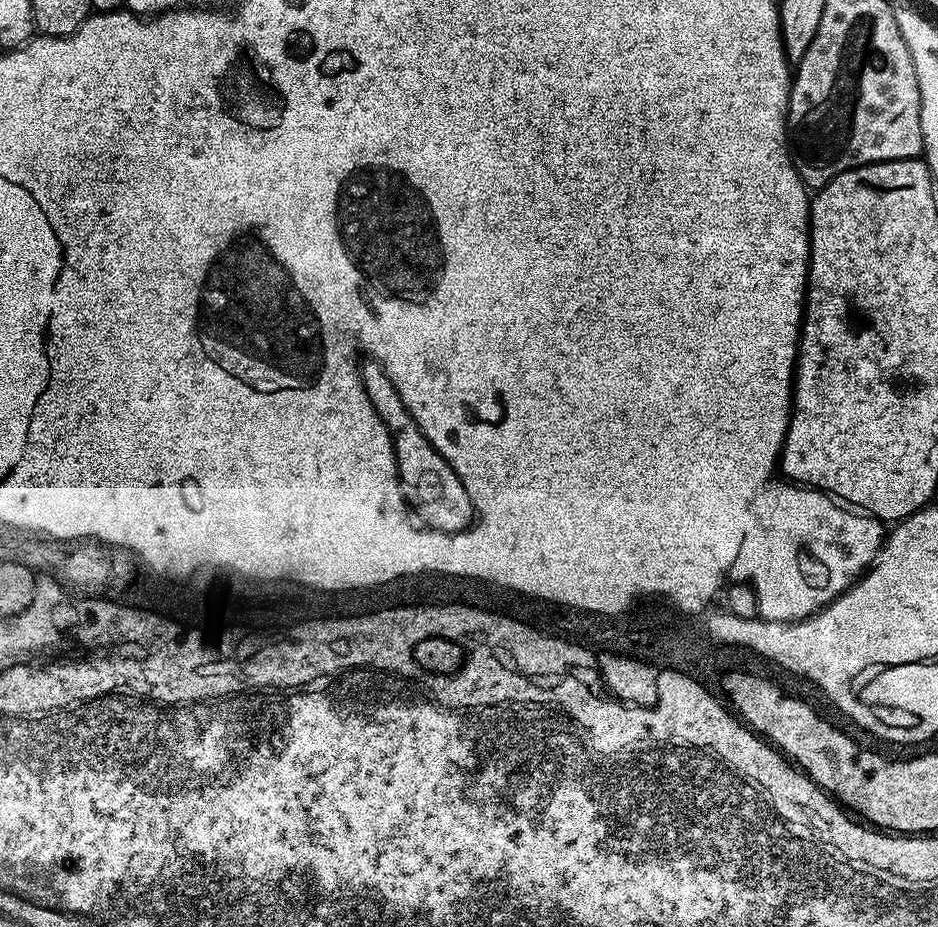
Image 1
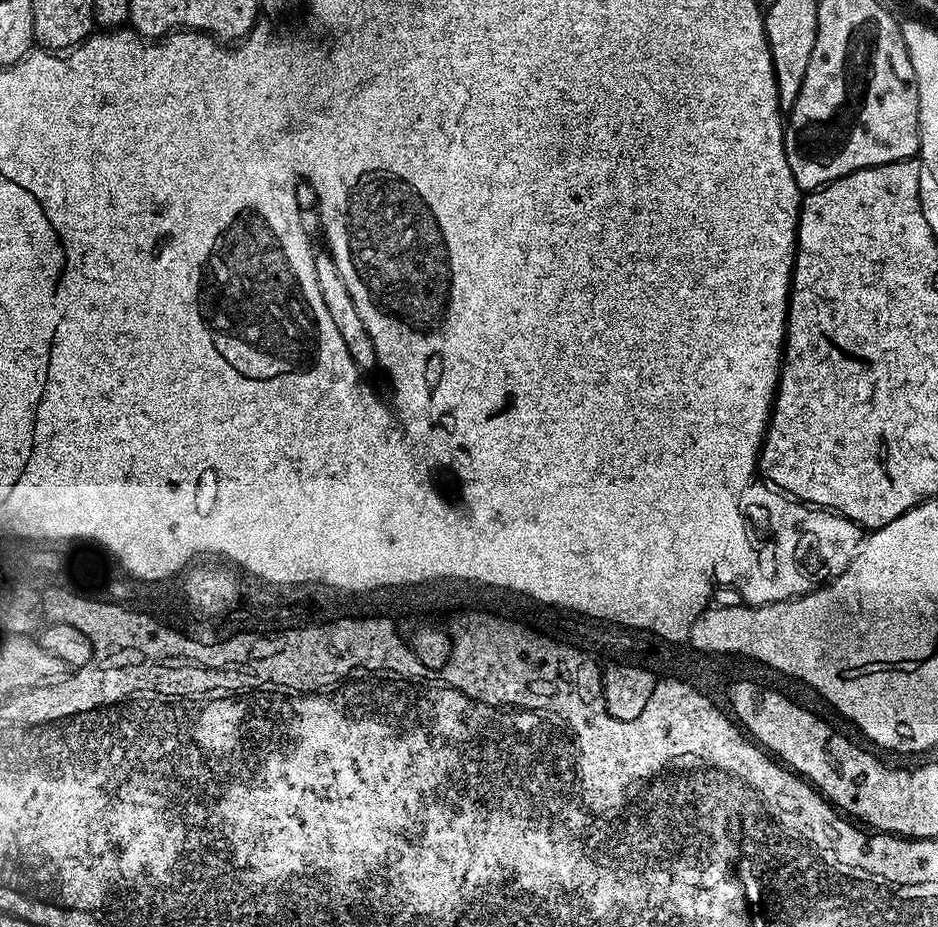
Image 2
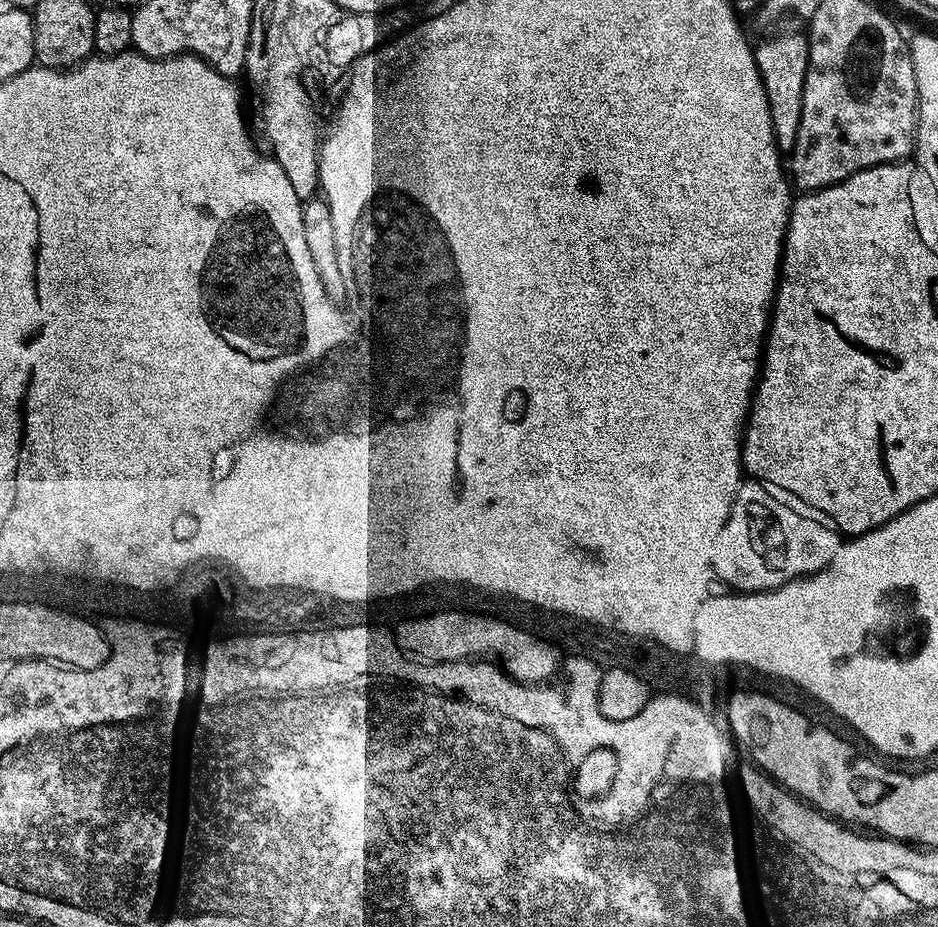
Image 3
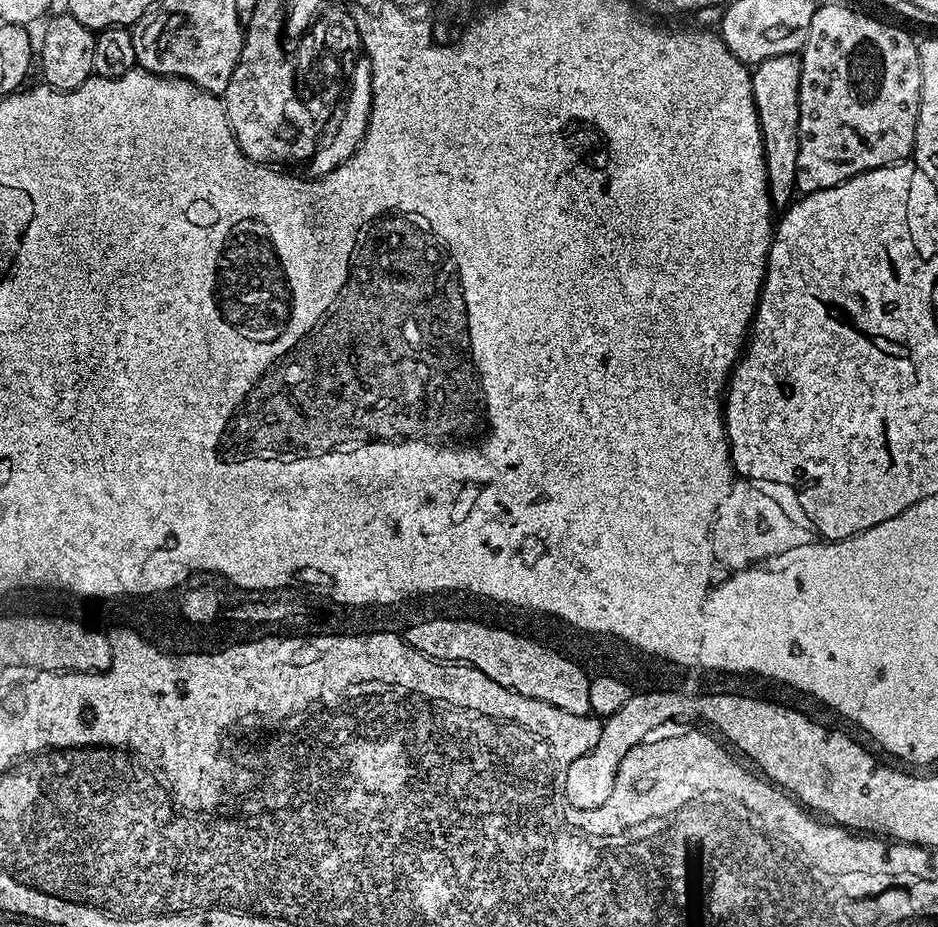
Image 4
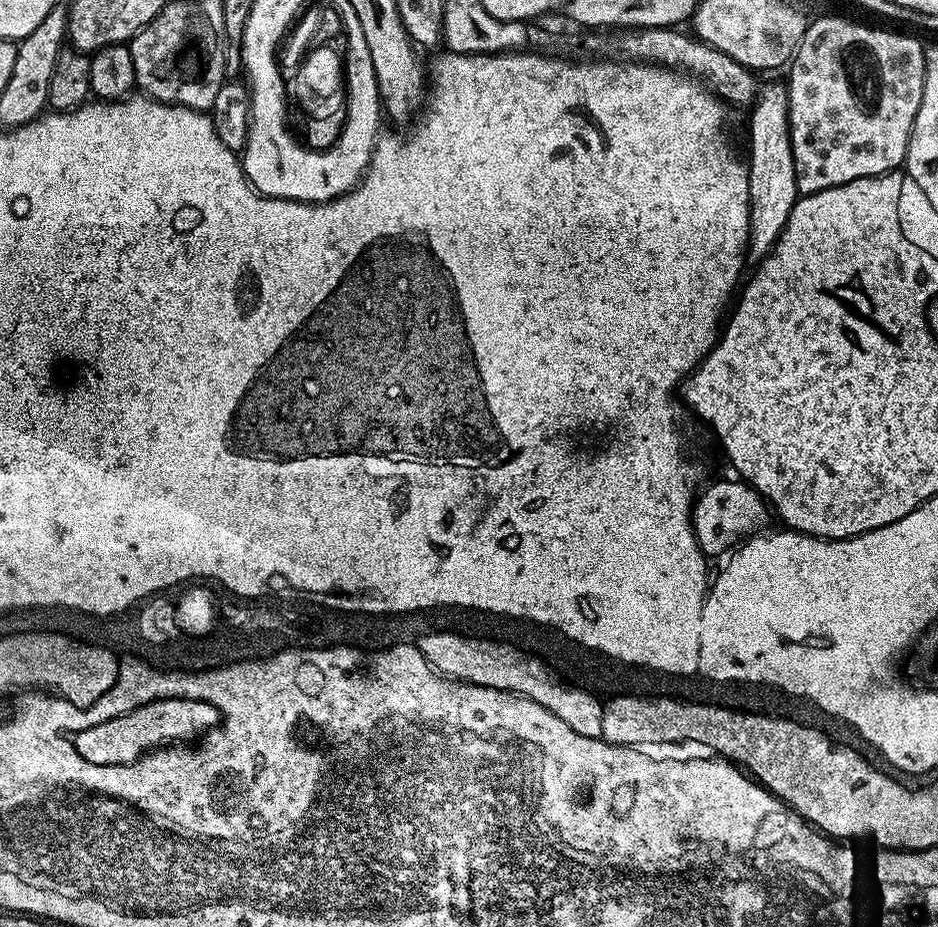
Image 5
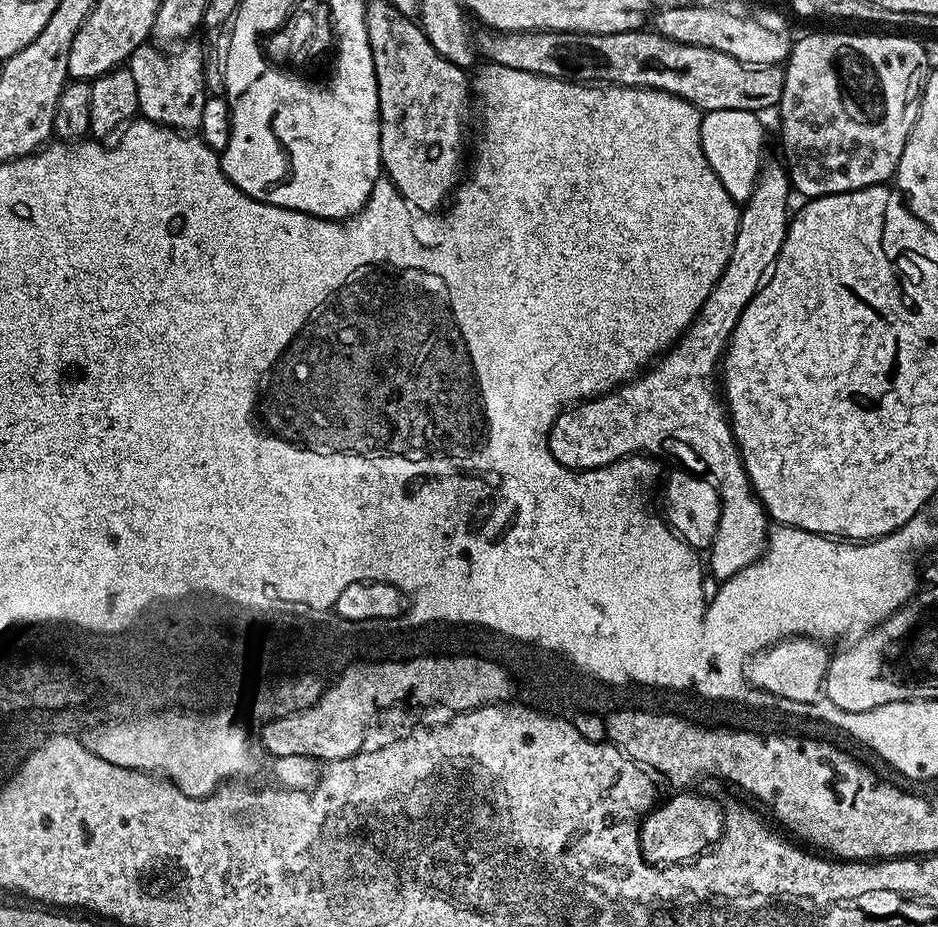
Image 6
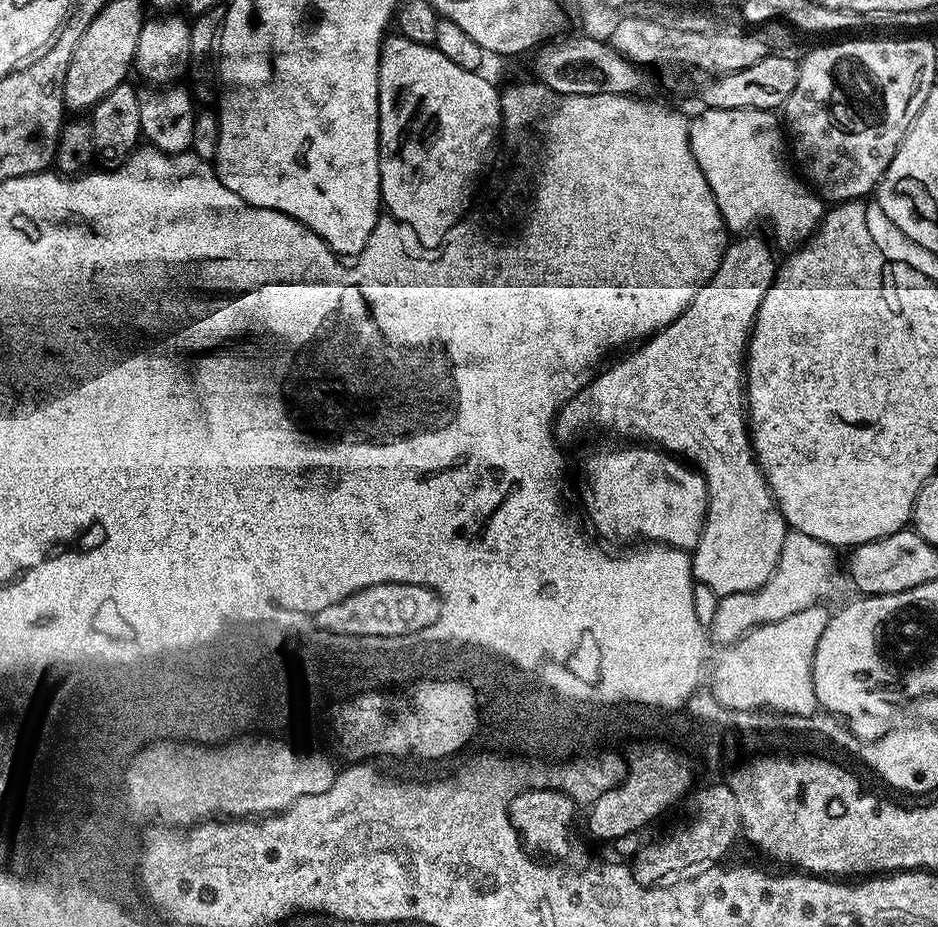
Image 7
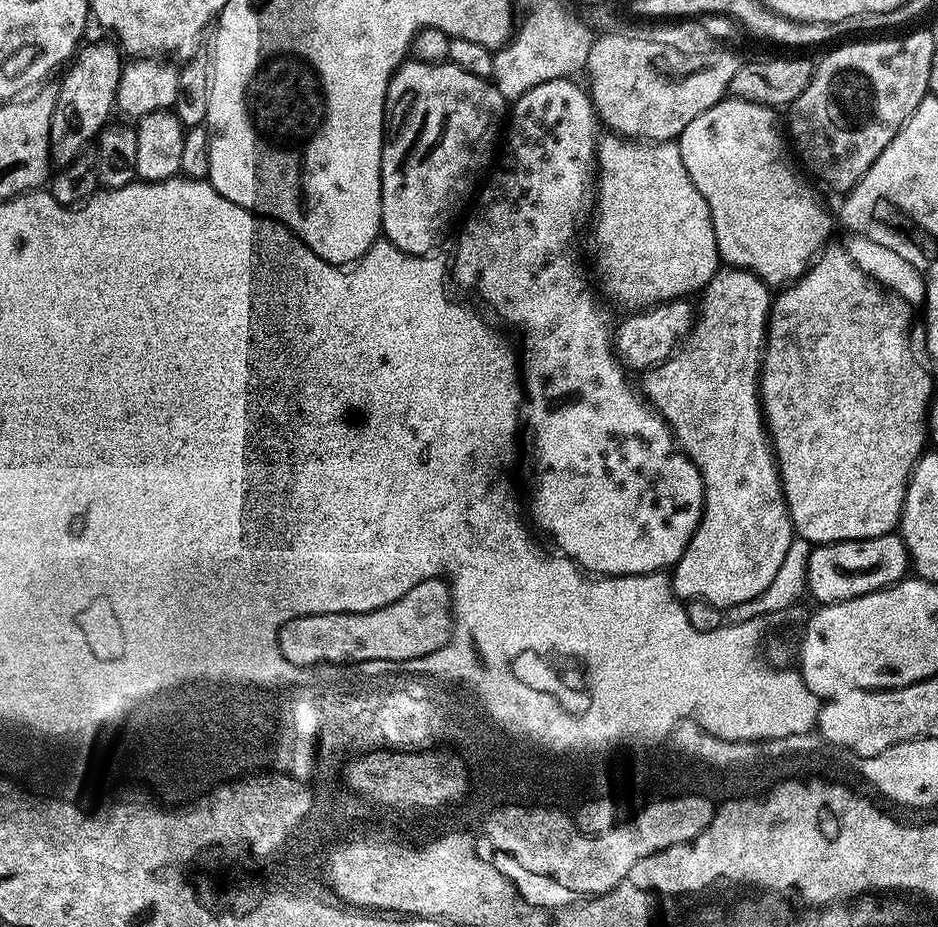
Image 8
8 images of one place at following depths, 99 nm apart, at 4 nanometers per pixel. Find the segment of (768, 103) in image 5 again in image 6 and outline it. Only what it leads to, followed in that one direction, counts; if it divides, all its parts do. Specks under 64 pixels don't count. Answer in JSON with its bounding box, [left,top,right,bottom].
[548,162,790,582]

